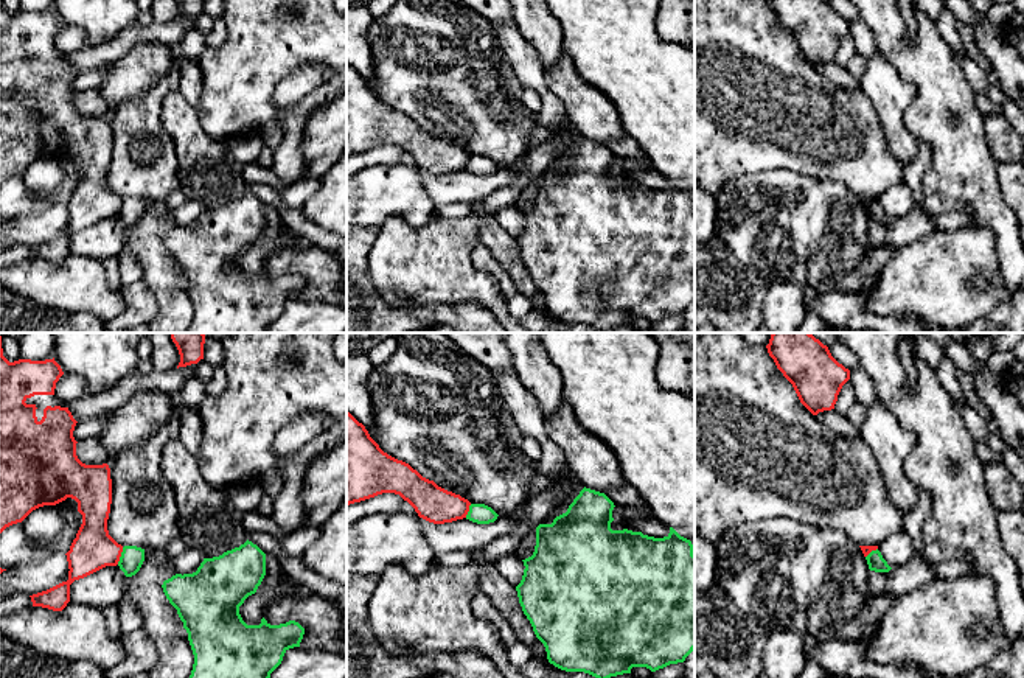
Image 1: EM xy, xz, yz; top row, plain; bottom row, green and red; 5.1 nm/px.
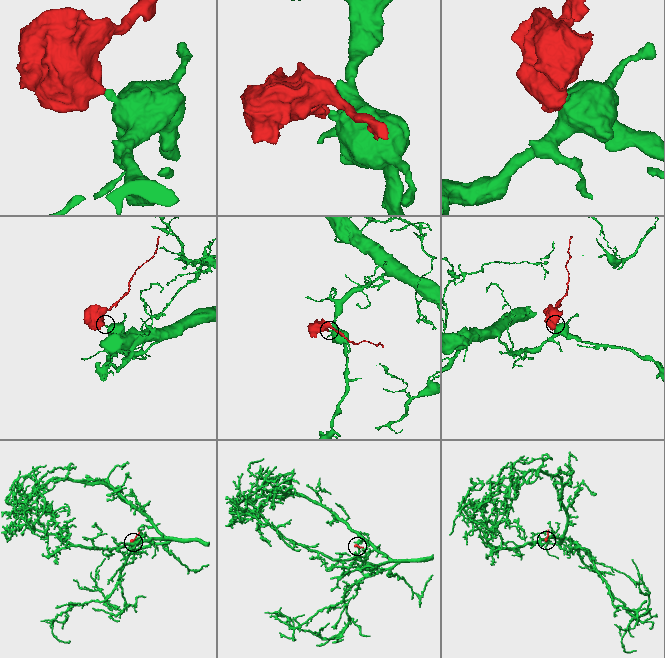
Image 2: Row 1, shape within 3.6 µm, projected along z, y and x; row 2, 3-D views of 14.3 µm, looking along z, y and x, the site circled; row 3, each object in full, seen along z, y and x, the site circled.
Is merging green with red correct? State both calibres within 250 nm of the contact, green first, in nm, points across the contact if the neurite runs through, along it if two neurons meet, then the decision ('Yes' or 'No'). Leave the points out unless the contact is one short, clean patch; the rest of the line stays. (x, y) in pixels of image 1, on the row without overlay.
Thickness 120 nm (green) against 220 nm. Boundary: xy (123, 199), (117, 215). No

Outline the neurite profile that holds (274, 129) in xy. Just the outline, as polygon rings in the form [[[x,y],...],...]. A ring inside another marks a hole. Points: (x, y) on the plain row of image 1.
[[[270,123],[258,131],[264,145],[270,149],[275,149],[283,142],[283,128],[280,123]]]

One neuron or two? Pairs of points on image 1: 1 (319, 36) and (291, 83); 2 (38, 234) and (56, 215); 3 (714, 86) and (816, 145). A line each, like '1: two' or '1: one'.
1: two
2: one
3: one

